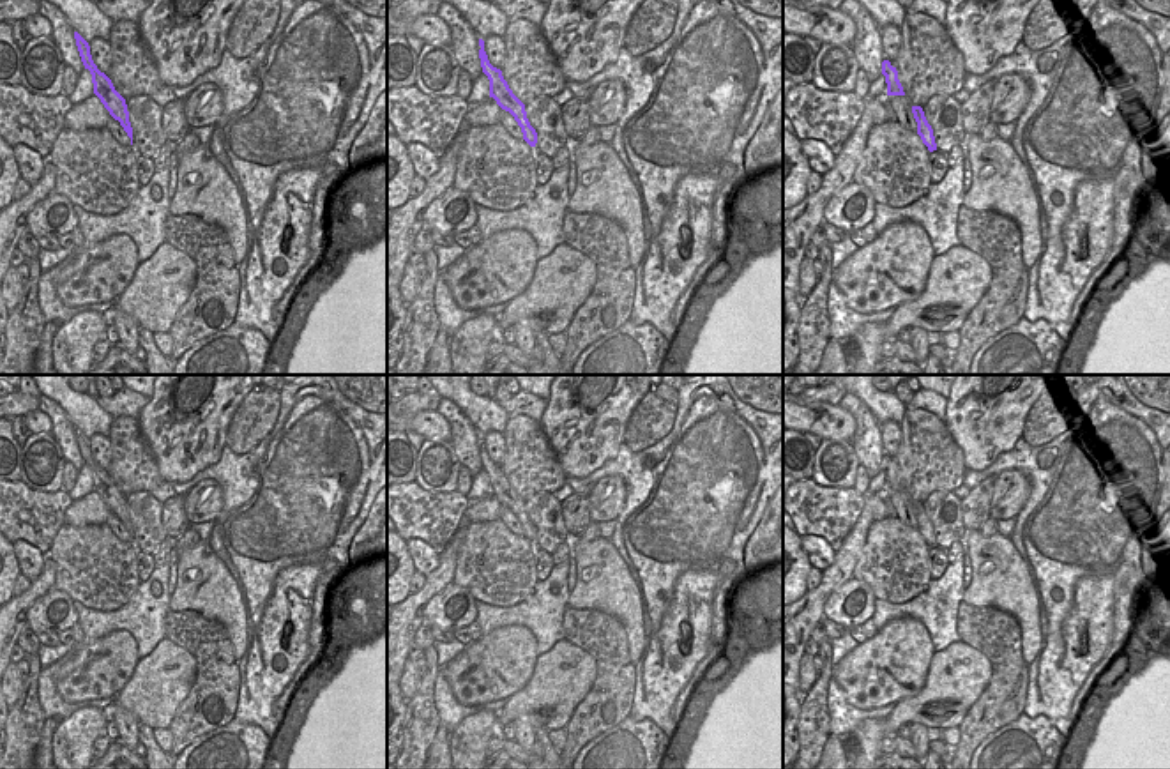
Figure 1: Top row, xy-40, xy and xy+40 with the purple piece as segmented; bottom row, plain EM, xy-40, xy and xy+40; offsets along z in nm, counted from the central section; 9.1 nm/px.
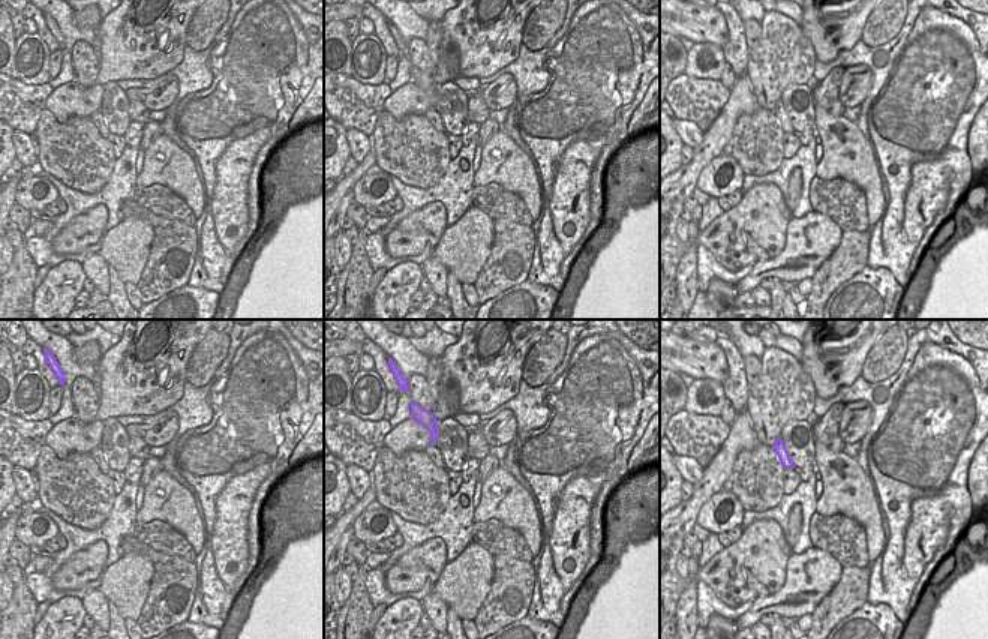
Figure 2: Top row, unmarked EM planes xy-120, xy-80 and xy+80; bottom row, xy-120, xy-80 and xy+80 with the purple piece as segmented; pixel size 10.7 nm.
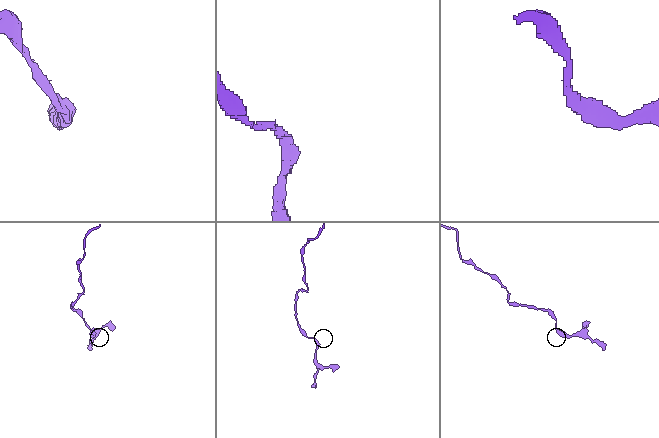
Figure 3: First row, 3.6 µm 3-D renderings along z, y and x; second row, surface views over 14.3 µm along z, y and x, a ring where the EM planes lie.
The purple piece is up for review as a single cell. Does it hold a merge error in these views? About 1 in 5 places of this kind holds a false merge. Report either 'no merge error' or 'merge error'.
no merge error

